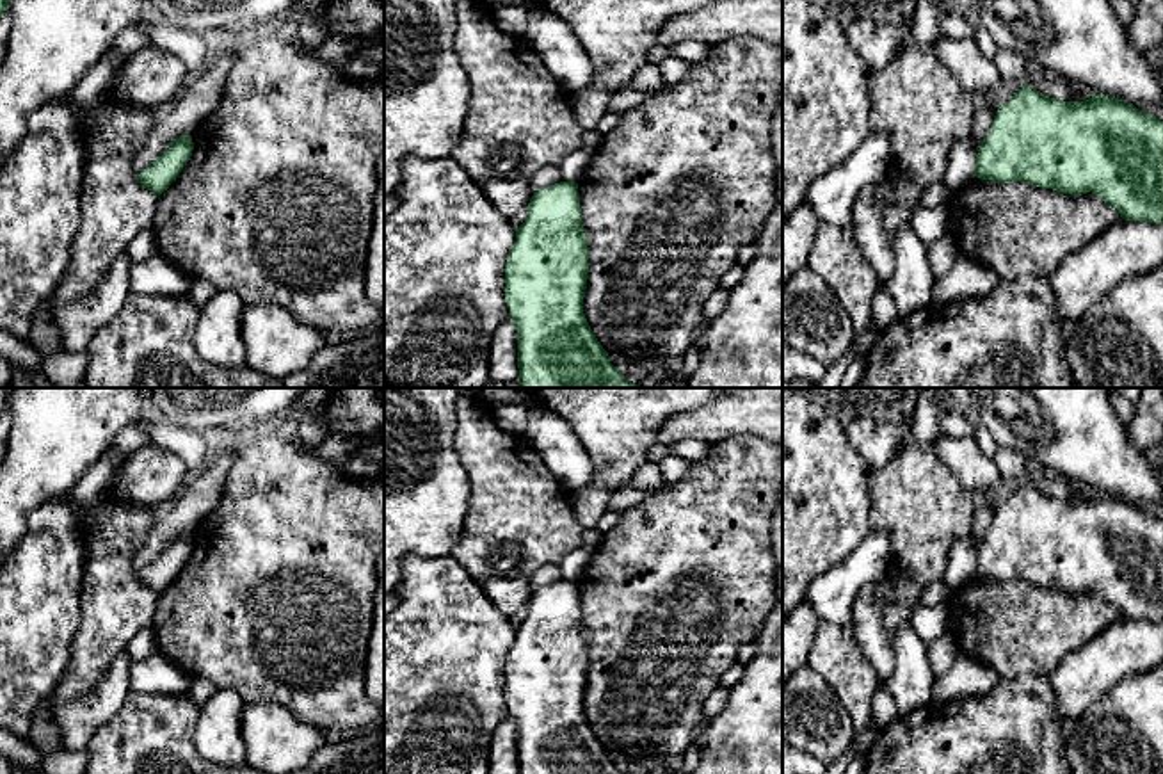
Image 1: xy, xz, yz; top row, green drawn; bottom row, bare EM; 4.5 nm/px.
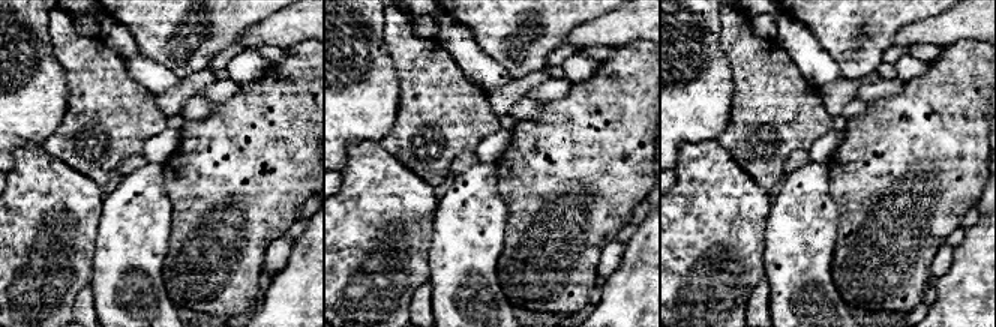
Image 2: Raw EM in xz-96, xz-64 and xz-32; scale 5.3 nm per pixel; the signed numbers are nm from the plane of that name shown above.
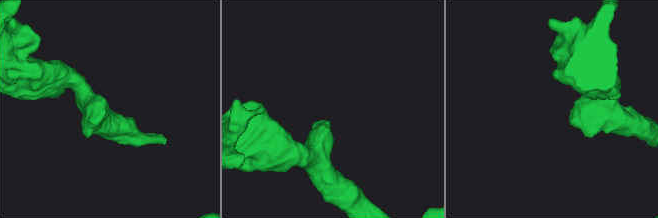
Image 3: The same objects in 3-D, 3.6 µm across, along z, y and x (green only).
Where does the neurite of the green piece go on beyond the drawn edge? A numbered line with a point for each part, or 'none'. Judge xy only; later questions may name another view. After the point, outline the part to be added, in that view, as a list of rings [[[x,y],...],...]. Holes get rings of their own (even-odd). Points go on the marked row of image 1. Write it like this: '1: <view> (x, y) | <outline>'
none

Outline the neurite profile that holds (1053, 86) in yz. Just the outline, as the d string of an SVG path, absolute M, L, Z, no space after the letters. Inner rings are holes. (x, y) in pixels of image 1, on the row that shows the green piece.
M1046 73L1039 80L1026 78L1026 85L1037 89L1039 93L1042 93L1049 98L1062 100L1062 101L1072 101L1072 103L1088 100L1094 94L1092 91L1088 91L1071 80L1065 80L1058 75L1051 75L1051 73Z

